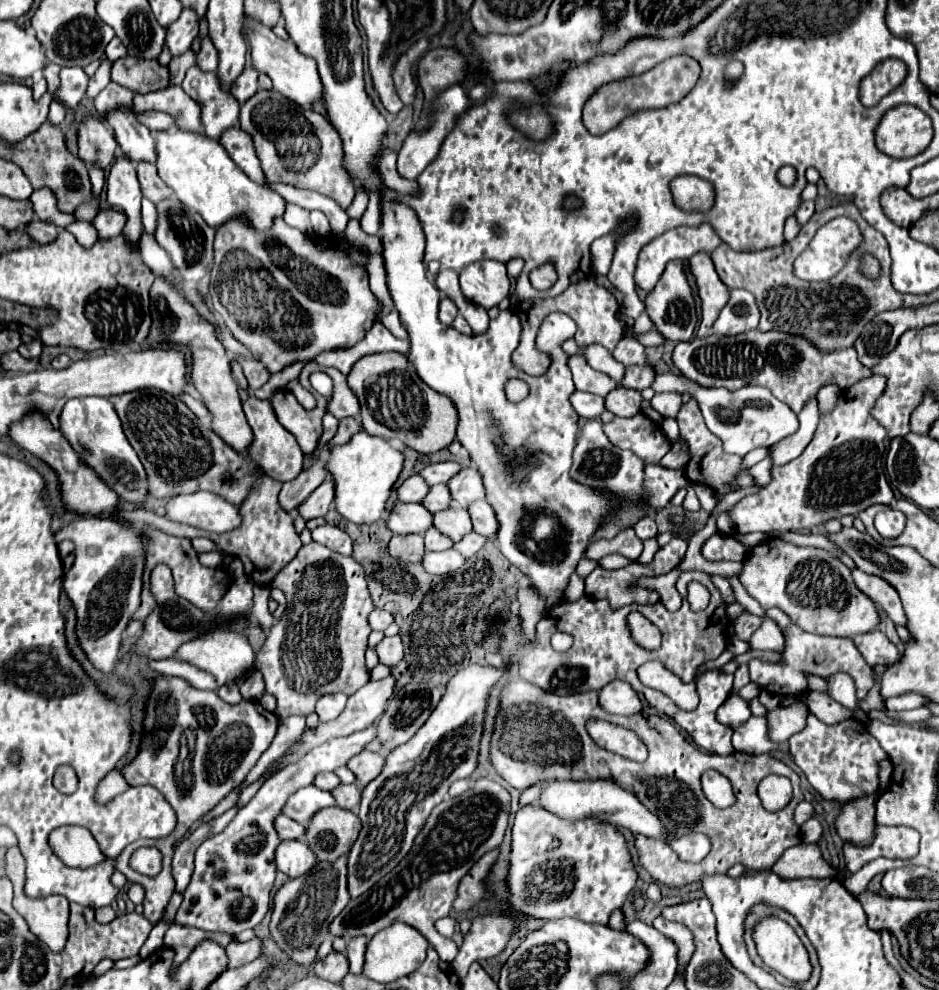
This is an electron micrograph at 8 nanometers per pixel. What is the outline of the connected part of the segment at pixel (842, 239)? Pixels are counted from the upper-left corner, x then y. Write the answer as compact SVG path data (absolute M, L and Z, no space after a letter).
M835 218L822 226L815 238L811 240L811 246L795 260L793 264L793 274L802 280L823 281L829 280L843 268L849 252L861 242L861 232L857 224L849 218Z

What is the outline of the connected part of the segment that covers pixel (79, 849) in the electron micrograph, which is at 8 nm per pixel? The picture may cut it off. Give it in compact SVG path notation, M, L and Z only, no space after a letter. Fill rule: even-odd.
M80 826L55 828L49 834L49 846L71 868L83 870L89 866L97 866L105 860L103 852L99 849L99 845L92 834L87 828Z

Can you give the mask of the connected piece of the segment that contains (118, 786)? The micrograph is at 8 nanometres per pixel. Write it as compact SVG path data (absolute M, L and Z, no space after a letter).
M113 770L109 772L97 786L97 792L95 792L95 802L97 804L107 804L111 802L115 796L119 796L123 790L127 790L127 782L123 782L123 776L119 770Z

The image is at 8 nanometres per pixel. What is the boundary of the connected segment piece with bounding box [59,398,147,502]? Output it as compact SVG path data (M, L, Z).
M73 398L65 404L59 422L63 436L81 456L83 464L89 466L121 500L143 502L147 498L143 466L127 442L119 416L107 398Z

